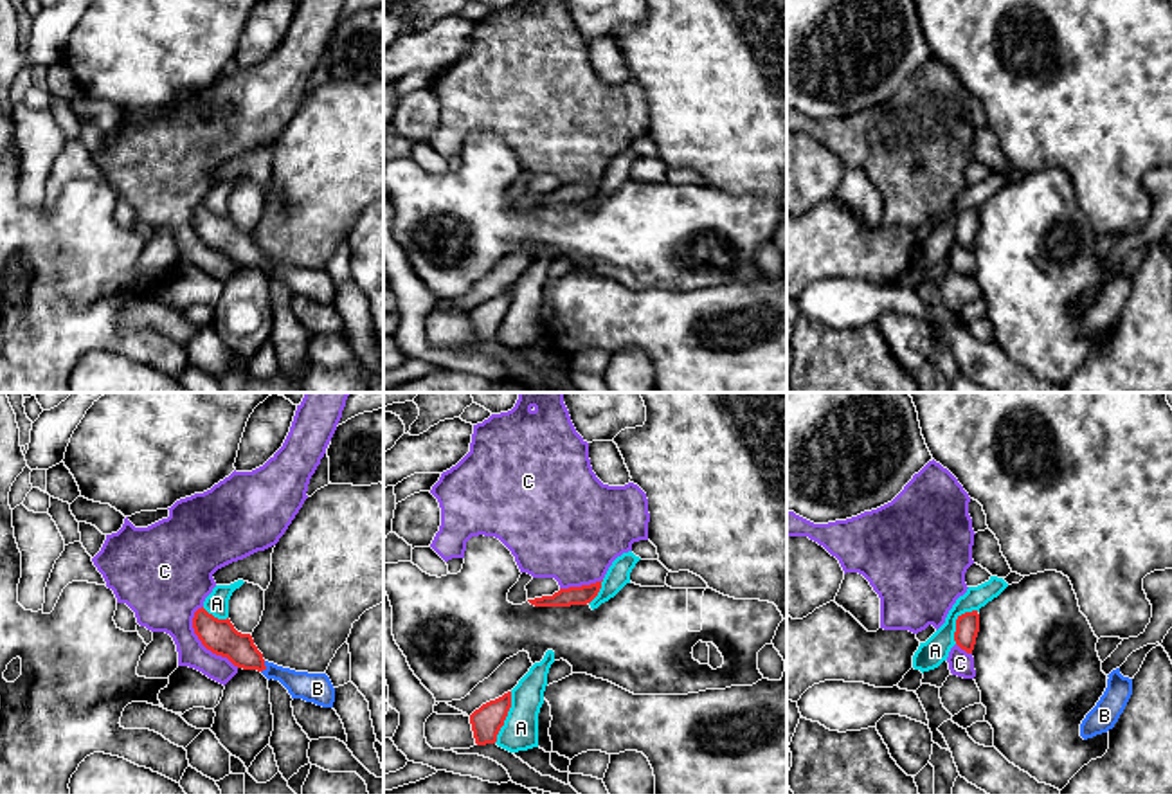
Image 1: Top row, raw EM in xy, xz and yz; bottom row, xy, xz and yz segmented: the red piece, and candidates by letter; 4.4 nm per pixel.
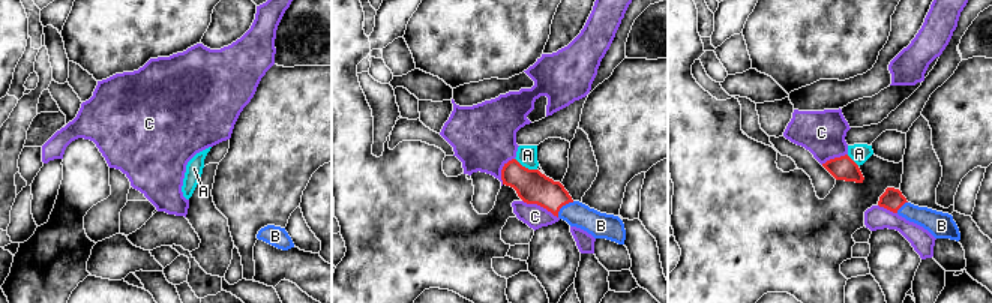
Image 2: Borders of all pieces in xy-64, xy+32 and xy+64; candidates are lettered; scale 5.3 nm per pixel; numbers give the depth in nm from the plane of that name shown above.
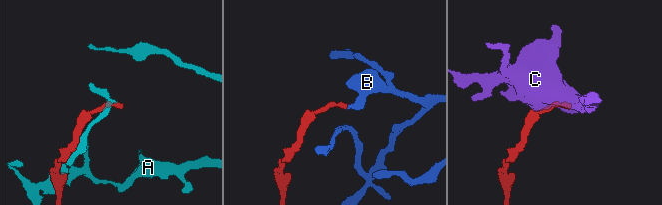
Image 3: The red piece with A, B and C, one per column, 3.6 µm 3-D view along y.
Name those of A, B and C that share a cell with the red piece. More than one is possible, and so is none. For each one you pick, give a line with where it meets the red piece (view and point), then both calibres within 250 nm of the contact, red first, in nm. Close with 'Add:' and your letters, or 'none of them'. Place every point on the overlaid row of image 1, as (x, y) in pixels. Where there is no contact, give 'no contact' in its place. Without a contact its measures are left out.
C: xy (202, 643) | 150/280 nm
Add: C

